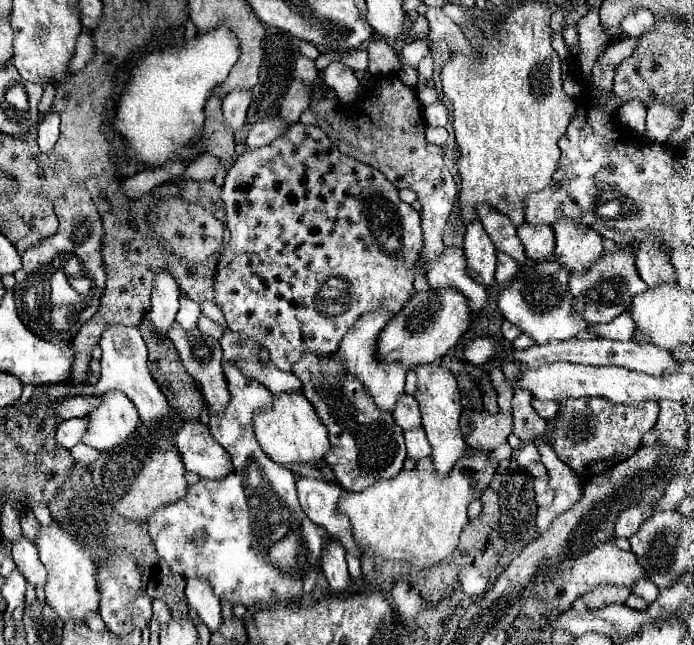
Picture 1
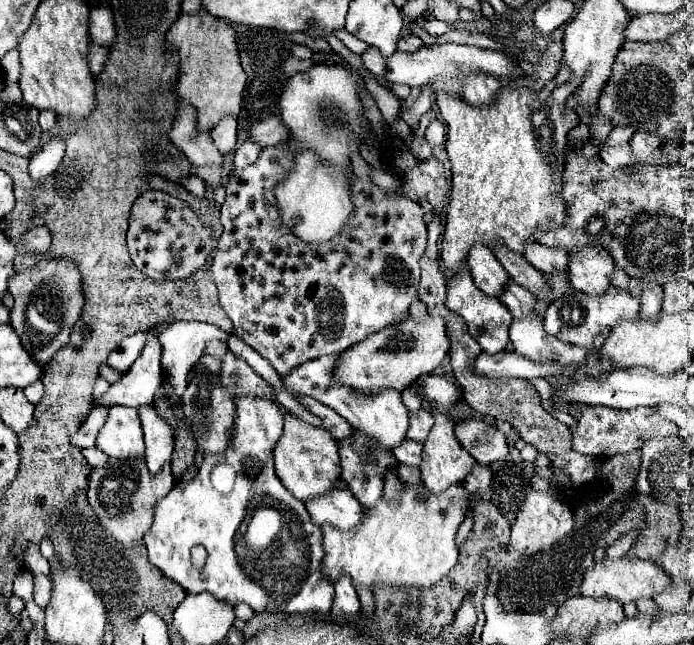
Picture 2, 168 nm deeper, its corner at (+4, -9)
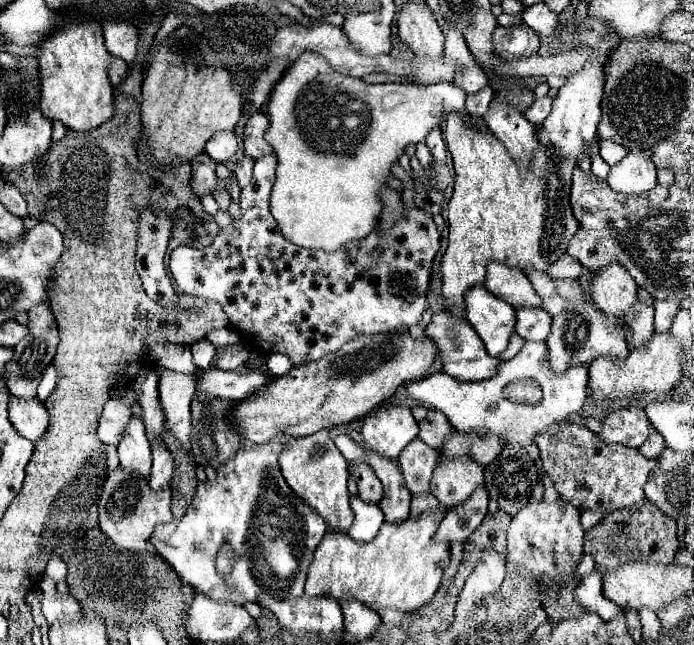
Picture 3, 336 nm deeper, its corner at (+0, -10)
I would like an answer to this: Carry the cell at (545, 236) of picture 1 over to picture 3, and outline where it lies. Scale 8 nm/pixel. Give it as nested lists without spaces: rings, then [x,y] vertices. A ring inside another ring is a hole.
[[[564,253],[556,263],[552,263],[552,267],[548,267],[548,275],[552,279],[578,279],[578,275],[582,273],[582,265],[570,257],[568,253]]]

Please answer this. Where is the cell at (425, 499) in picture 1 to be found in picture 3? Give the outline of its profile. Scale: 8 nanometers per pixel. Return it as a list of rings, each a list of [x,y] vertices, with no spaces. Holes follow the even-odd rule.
[[[430,492],[413,495],[410,510],[417,512],[417,514],[420,513],[420,515],[416,519],[408,517],[398,525],[384,521],[380,527],[380,533],[368,543],[352,541],[348,535],[344,535],[340,531],[328,531],[314,553],[314,561],[310,565],[304,591],[308,595],[320,595],[320,593],[332,595],[338,601],[358,599],[372,609],[390,607],[396,611],[416,611],[418,607],[422,607],[424,603],[428,603],[434,597],[434,593],[440,587],[444,569],[450,563],[450,543],[448,541],[434,541],[434,533],[438,531],[440,521],[448,513],[446,507],[442,507],[442,505],[438,507],[439,505],[438,500]]]

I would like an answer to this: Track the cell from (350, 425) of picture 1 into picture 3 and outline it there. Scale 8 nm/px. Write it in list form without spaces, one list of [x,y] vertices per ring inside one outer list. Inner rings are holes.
[[[362,461],[350,463],[350,473],[358,483],[358,495],[362,497],[362,501],[378,505],[382,499],[382,483],[374,475],[374,471],[368,467],[368,463],[362,463]]]

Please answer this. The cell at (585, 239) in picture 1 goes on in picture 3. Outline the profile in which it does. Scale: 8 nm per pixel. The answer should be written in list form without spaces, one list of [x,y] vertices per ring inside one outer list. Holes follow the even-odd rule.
[[[618,263],[602,267],[590,281],[590,297],[596,307],[616,317],[622,317],[638,301],[636,291],[638,287],[634,279]]]

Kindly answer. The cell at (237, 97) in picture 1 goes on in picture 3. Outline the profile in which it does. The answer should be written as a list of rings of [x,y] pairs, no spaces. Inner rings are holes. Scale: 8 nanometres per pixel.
[[[218,131],[206,143],[206,153],[218,163],[232,159],[236,151],[238,151],[238,137],[234,131]]]

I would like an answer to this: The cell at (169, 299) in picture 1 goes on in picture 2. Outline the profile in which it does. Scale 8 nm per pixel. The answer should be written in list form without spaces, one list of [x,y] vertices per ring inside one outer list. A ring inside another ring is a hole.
[[[150,338],[146,348],[142,350],[140,358],[136,358],[134,366],[110,386],[108,394],[102,400],[96,400],[96,406],[150,406],[154,400],[156,390],[162,384],[162,368],[160,368],[160,354],[162,344],[158,338]]]

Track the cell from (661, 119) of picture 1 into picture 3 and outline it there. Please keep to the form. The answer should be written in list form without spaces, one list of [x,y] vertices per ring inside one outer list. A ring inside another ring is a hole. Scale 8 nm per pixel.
[[[630,151],[608,173],[606,183],[616,193],[640,195],[656,187],[656,165],[648,151]]]

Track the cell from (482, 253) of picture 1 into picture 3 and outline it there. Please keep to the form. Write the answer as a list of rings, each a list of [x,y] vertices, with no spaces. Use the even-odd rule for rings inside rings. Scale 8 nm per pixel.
[[[498,261],[486,263],[484,287],[512,307],[542,307],[540,297],[534,293],[528,277],[518,267],[508,267]]]

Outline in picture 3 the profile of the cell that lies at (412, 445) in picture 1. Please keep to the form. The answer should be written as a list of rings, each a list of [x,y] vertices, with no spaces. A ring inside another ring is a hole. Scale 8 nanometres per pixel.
[[[414,439],[404,447],[404,451],[398,457],[398,463],[402,467],[406,487],[410,489],[410,493],[428,491],[436,459],[438,459],[438,451],[428,447],[420,439]]]

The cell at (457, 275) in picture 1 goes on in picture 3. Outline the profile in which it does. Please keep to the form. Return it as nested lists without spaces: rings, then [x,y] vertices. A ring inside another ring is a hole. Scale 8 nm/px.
[[[474,285],[464,295],[466,319],[482,339],[486,351],[498,357],[514,333],[516,311],[512,305],[494,297],[484,285]]]

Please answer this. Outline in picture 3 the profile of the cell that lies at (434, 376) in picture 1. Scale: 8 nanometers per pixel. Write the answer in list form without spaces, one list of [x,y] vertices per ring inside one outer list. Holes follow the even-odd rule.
[[[440,453],[430,481],[430,493],[440,501],[440,505],[450,509],[468,499],[482,483],[484,467],[480,467],[480,463],[470,457],[446,459]]]

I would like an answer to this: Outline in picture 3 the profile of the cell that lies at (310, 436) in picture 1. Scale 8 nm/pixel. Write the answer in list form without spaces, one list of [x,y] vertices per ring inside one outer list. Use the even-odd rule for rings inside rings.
[[[328,429],[318,431],[316,435],[308,437],[288,437],[284,451],[280,453],[280,471],[290,485],[290,489],[304,499],[318,515],[326,519],[330,531],[346,531],[352,523],[352,511],[348,503],[348,463],[342,453],[336,449],[334,441],[330,439]]]

